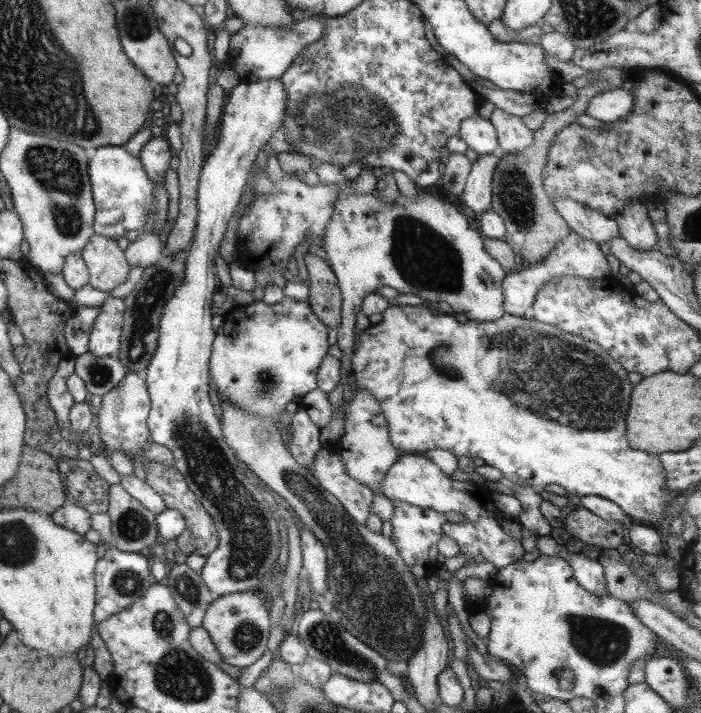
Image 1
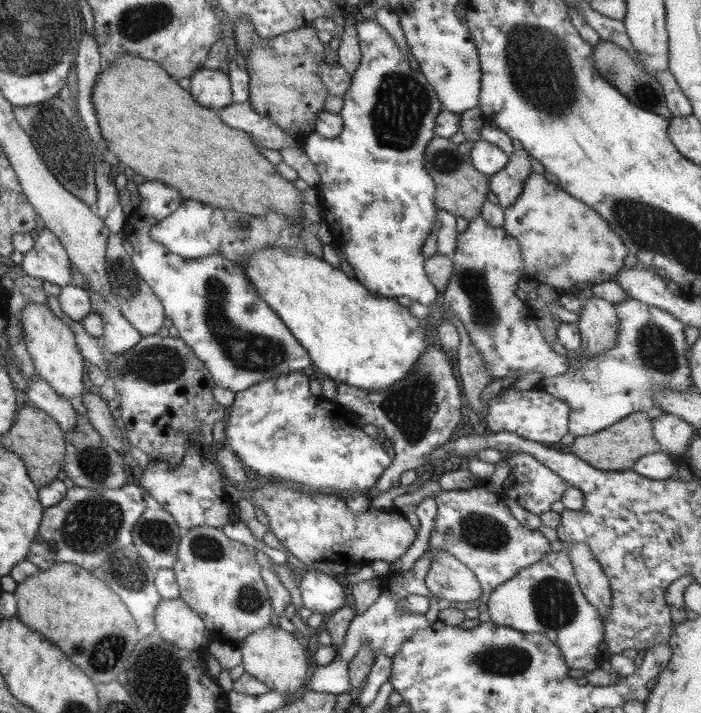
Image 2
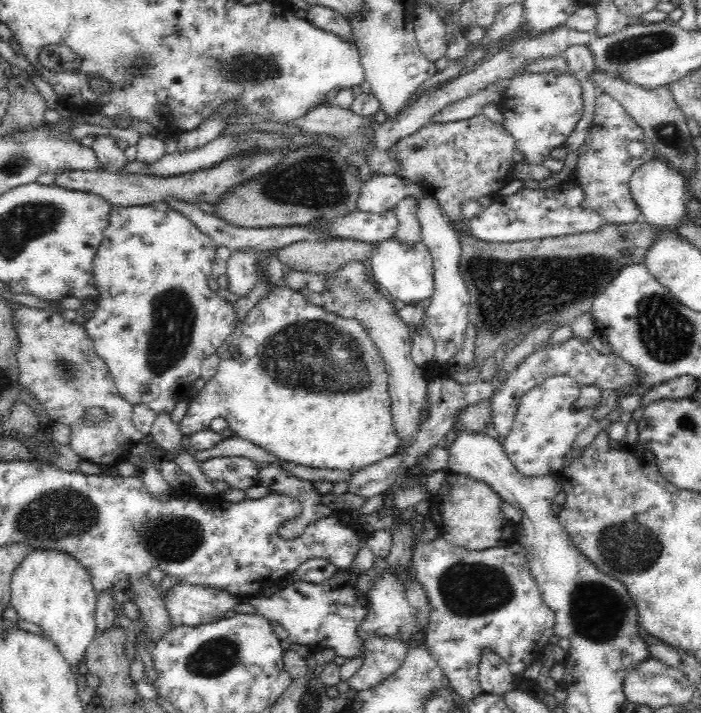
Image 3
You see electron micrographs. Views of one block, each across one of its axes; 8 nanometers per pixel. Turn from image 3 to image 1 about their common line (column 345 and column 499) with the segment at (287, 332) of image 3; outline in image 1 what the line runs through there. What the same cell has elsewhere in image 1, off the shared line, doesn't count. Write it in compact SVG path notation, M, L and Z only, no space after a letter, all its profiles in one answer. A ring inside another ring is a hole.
M428 304L420 305L389 305L383 312L381 322L363 329L357 335L357 347L350 358L350 381L353 387L364 389L379 404L384 417L388 438L393 448L399 454L419 453L426 450L440 448L451 454L459 456L475 456L481 458L483 464L493 466L501 472L502 476L513 483L520 483L532 488L543 488L545 484L557 484L568 494L580 498L581 496L599 496L613 502L632 521L649 520L666 523L673 516L673 507L678 502L665 502L665 470L659 462L657 455L631 450L627 448L625 440L627 406L629 406L629 392L631 384L627 382L627 374L621 376L621 412L619 412L619 364L612 360L605 350L596 342L588 341L579 336L573 336L559 328L548 325L526 316L513 316L503 313L501 317L491 322L467 320L459 323L452 314L433 315Z

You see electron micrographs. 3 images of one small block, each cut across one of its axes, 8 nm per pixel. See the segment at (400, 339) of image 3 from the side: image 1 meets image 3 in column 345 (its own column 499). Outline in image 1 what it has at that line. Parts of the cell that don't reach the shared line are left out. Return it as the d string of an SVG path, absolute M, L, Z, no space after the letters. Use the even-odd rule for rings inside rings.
M311 159L310 170L317 174L319 182L329 184L339 192L323 231L321 248L331 264L330 269L335 275L342 296L340 326L336 334L337 346L342 353L338 382L342 385L342 401L348 404L353 398L350 357L353 353L355 316L365 295L375 293L375 289L380 286L391 286L401 294L420 297L425 304L433 304L439 300L447 302L452 315L465 314L468 320L491 322L504 313L502 280L506 273L499 263L484 251L484 237L470 228L469 220L451 204L425 192L418 193L413 200L405 199L399 194L395 203L381 201L376 189L371 189L369 193L351 193L347 189L347 182L350 180L341 175L341 169L334 164Z

